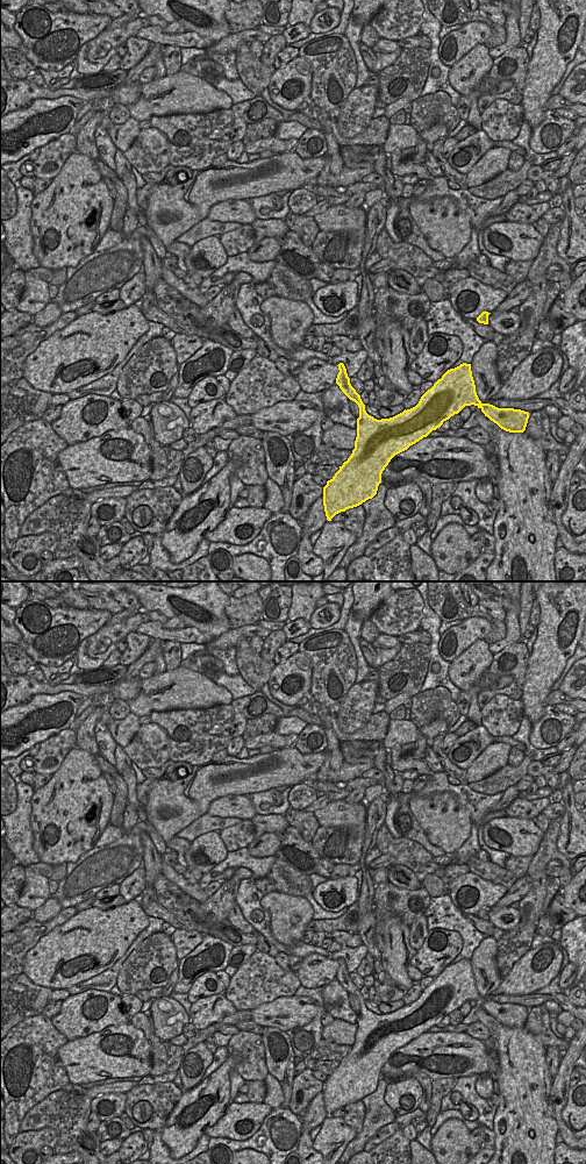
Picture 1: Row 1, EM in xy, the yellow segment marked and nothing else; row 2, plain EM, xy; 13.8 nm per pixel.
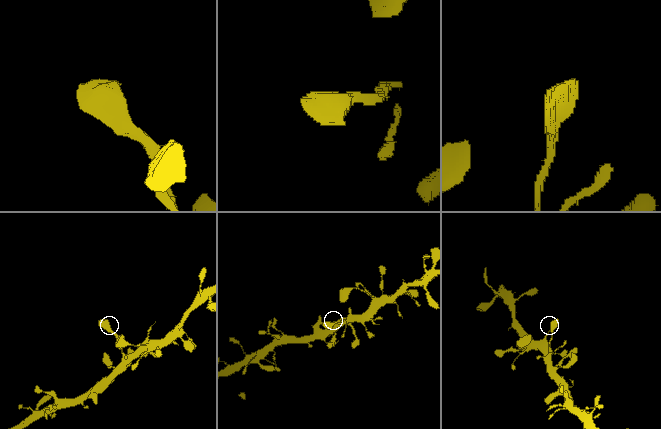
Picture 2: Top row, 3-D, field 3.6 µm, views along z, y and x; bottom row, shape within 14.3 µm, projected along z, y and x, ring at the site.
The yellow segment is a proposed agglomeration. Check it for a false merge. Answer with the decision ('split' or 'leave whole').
leave whole

